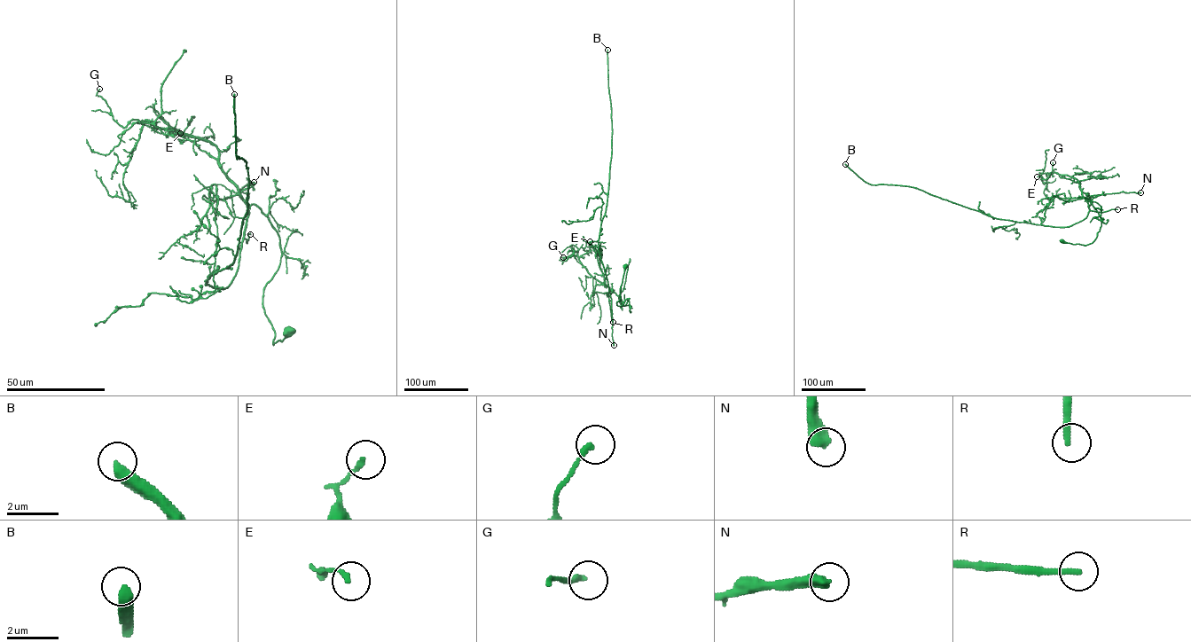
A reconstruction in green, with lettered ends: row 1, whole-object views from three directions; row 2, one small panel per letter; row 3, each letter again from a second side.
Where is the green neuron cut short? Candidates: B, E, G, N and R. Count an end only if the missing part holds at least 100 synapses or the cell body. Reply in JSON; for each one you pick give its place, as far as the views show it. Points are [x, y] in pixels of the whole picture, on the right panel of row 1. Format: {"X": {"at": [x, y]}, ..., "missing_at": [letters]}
{"B": {"at": [845, 164]}, "R": {"at": [1117, 209]}, "missing_at": ["B", "R"]}

